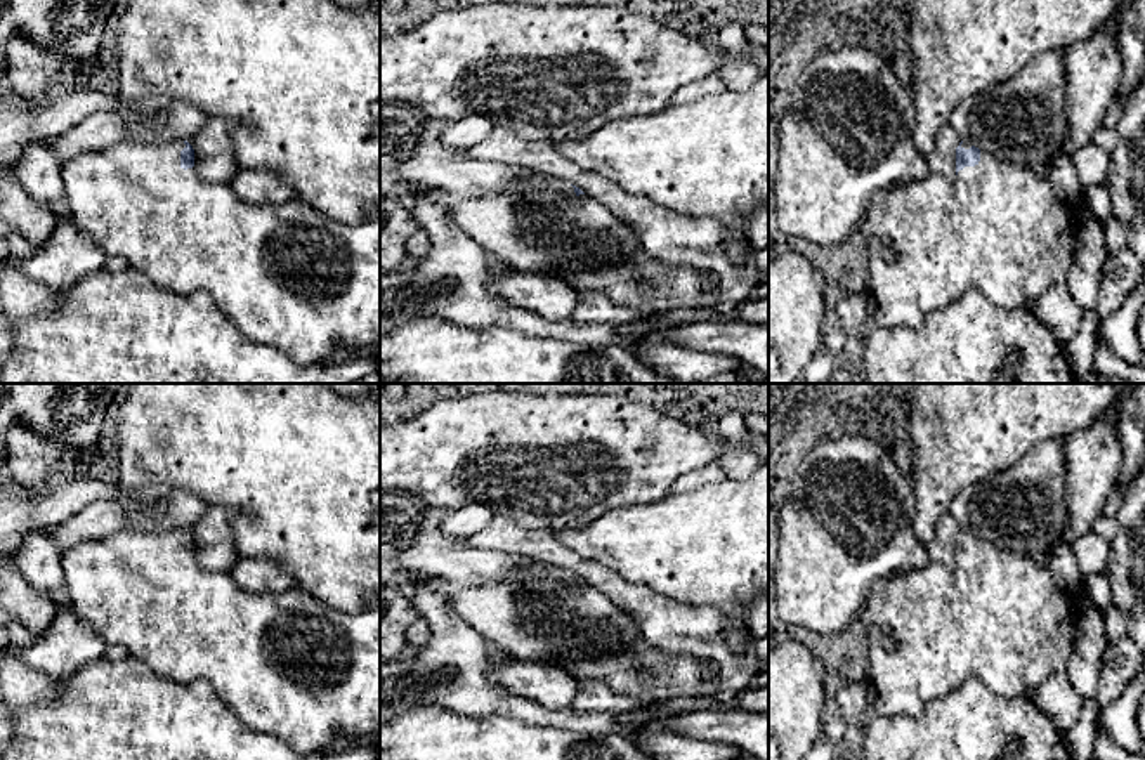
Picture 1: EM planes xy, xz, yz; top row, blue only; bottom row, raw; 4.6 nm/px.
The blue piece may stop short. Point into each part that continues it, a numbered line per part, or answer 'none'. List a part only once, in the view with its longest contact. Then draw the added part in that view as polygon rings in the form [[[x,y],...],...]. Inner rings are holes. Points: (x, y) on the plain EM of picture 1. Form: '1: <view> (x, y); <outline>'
1: xy (288, 665); [[[123,529],[64,550],[68,607],[99,632],[106,647],[125,647],[156,675],[175,684],[208,680],[250,731],[274,736],[300,755],[342,748],[380,732],[380,602],[347,614],[298,586],[281,593],[243,590],[231,574],[210,573],[193,557],[184,559],[184,536],[184,529],[151,534]]]

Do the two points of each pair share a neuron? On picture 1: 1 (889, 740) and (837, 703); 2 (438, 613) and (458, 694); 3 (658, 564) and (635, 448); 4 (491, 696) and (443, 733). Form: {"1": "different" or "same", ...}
{"1": "different", "2": "same", "3": "different", "4": "different"}

